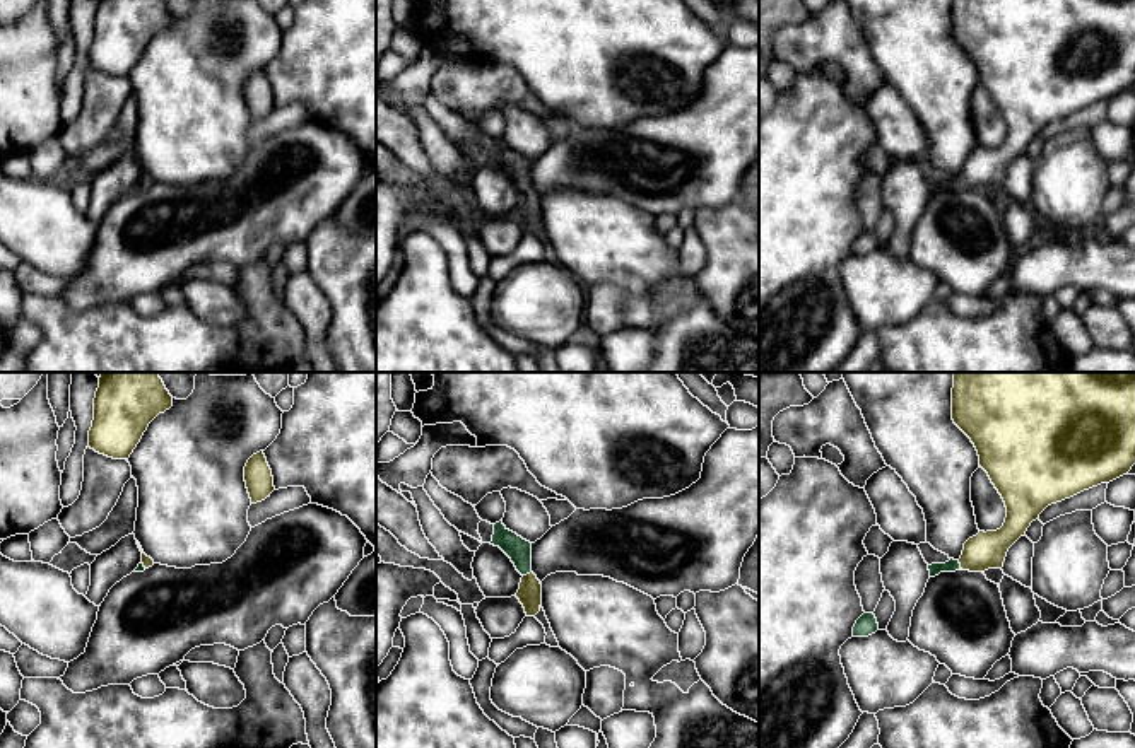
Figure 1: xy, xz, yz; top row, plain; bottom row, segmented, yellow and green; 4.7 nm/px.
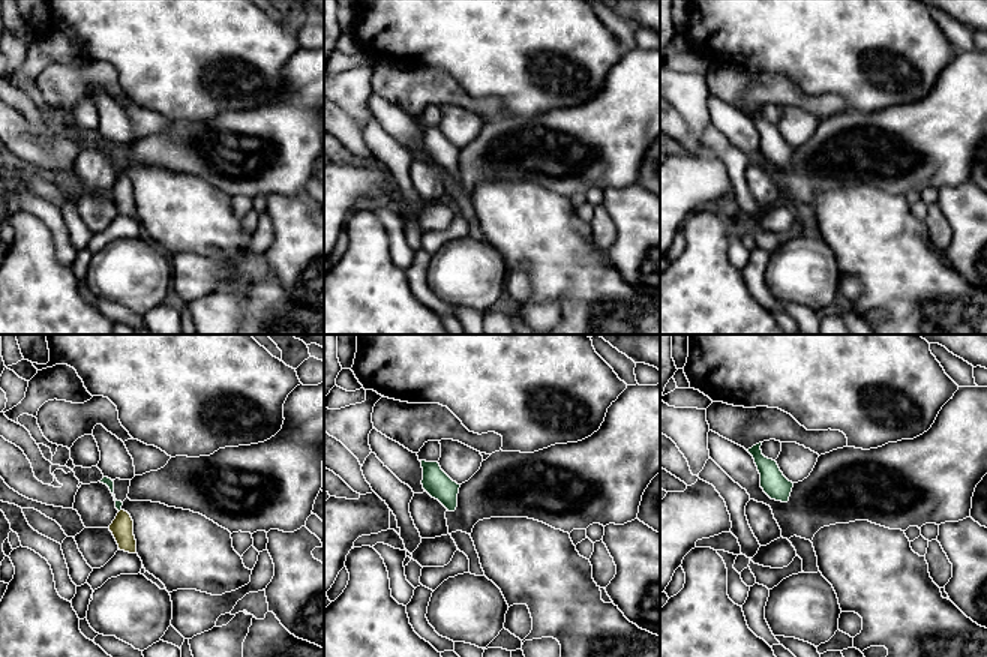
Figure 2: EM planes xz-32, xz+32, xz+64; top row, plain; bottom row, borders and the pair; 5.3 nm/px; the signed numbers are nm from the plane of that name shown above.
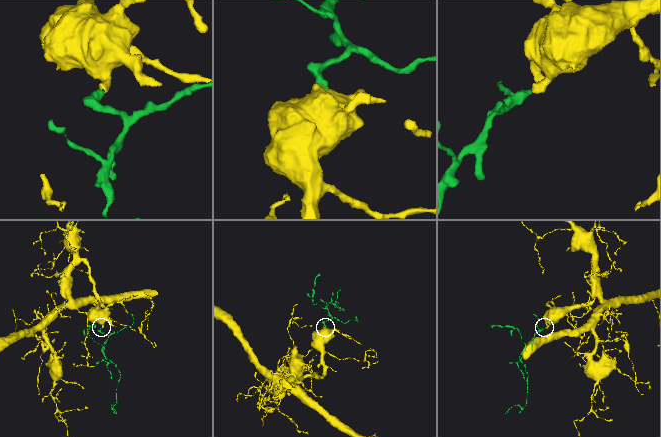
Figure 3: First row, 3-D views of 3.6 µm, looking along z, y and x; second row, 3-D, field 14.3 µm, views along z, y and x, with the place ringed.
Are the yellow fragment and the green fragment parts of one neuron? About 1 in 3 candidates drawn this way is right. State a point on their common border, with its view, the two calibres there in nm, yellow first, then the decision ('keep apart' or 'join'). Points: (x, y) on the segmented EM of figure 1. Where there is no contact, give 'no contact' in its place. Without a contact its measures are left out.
meets yellow in xz at (527, 574); 110 nm thick on the yellow side, 110 nm on the other; join

